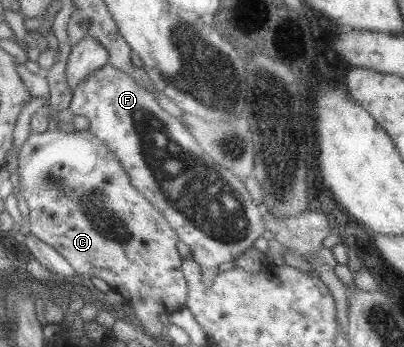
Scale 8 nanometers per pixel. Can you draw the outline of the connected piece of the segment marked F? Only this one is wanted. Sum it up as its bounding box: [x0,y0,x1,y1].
[70,63,267,284]

